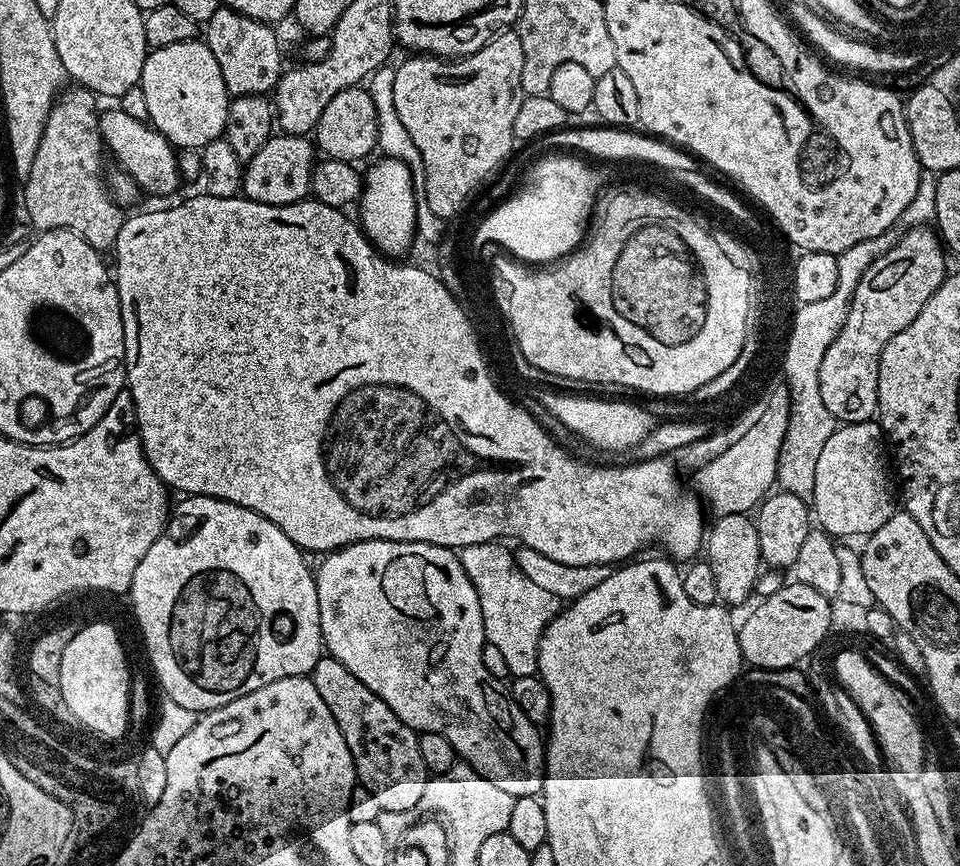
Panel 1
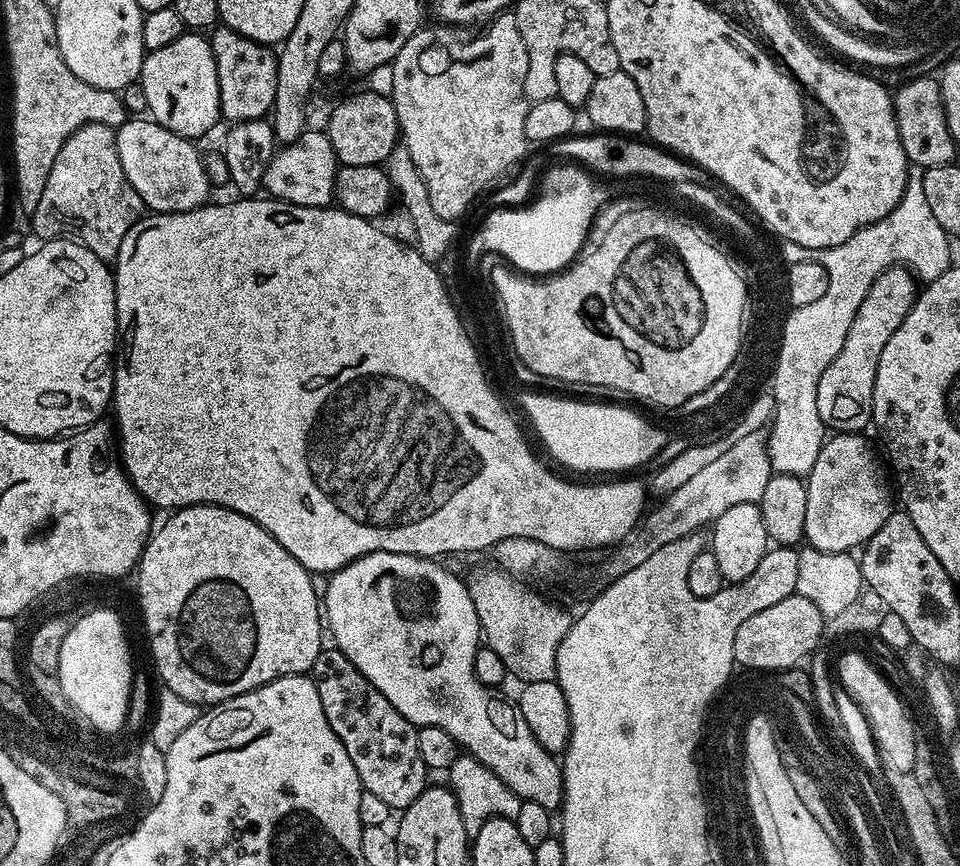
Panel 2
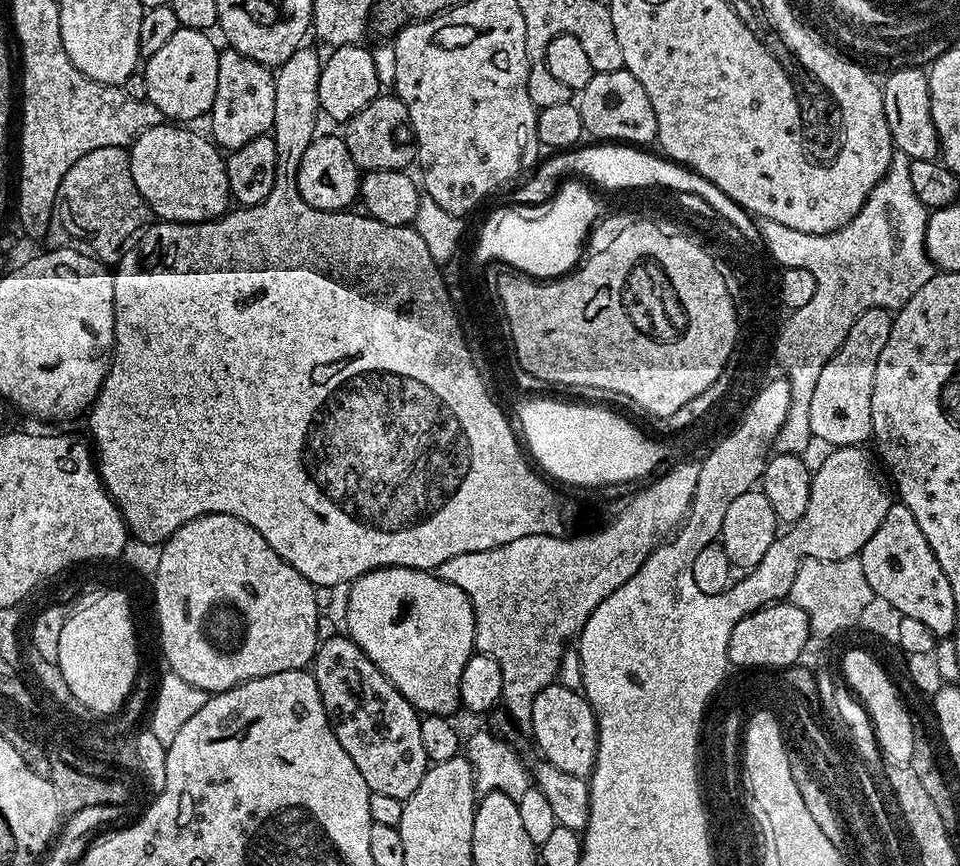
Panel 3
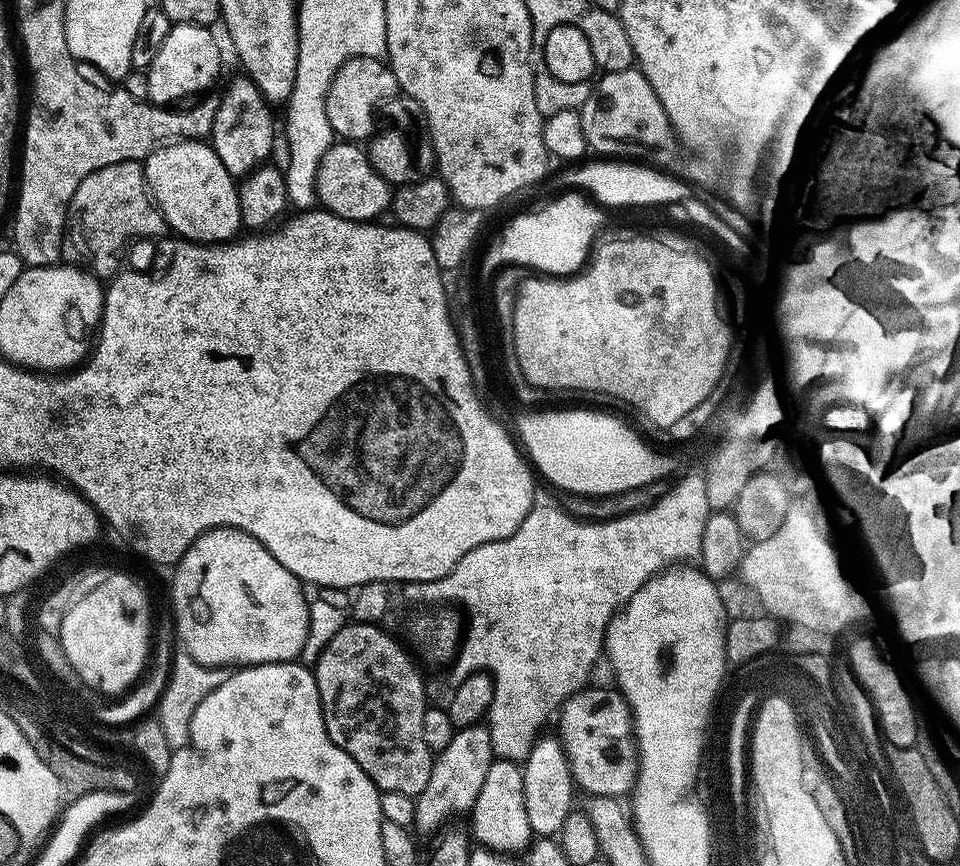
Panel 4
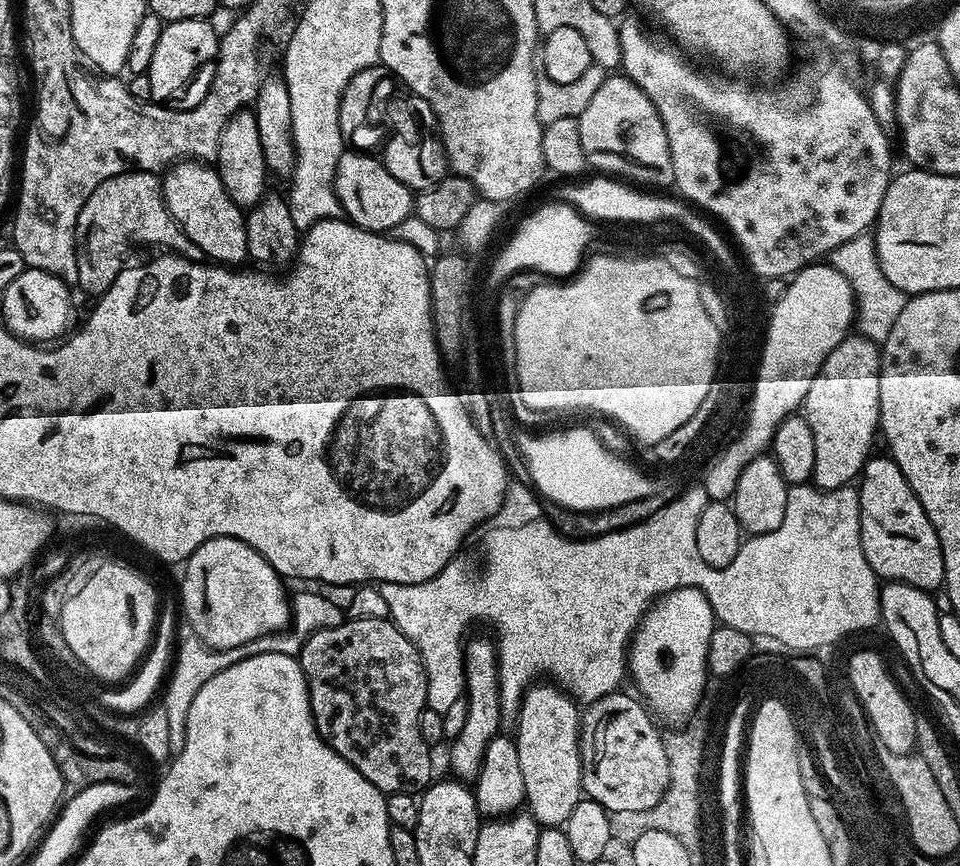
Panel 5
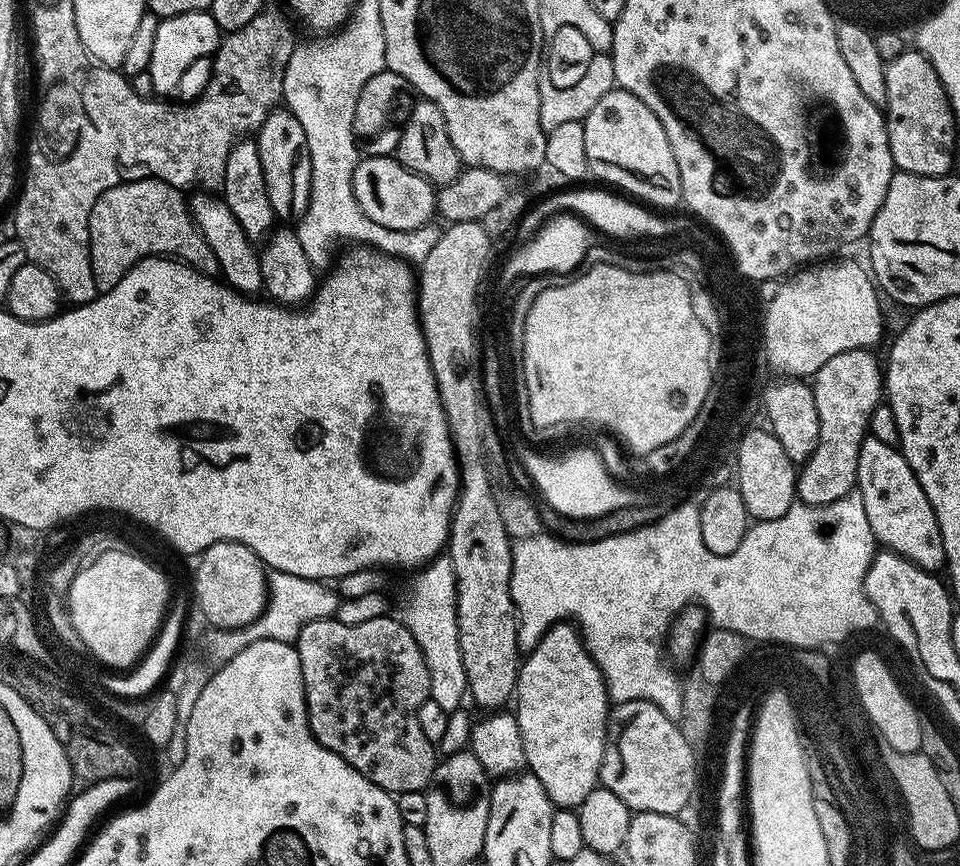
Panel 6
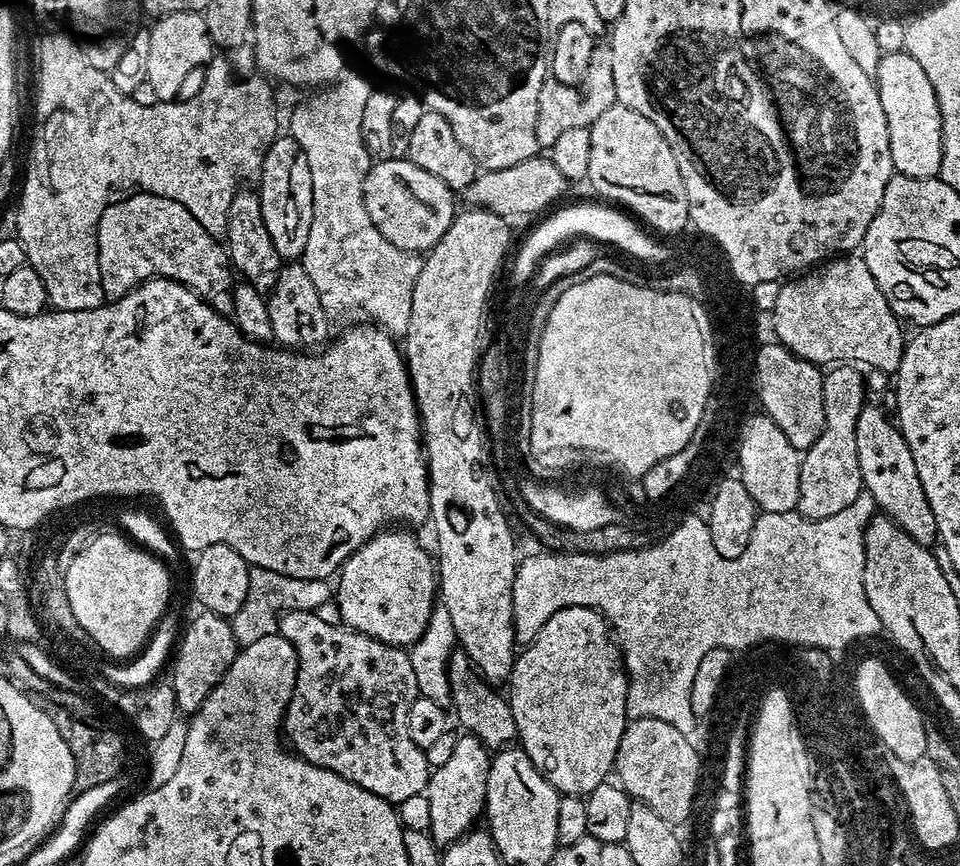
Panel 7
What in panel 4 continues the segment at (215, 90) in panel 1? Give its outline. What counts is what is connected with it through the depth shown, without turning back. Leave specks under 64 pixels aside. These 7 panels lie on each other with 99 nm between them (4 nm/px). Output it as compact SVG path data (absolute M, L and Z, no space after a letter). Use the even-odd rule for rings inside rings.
M173 24L170 34L166 34L166 42L158 49L154 62L146 70L150 82L150 94L148 100L157 106L176 106L179 100L187 96L199 97L207 93L208 88L220 76L220 44L212 37L211 27L203 28L197 24Z

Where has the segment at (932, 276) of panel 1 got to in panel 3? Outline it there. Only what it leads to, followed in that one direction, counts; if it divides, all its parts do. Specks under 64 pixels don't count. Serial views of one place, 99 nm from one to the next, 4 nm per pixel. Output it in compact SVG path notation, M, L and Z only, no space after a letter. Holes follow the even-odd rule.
M871 308L866 310L850 326L850 334L842 342L842 346L822 366L822 374L818 374L818 386L814 386L814 399L810 401L810 430L817 441L827 446L851 448L865 443L872 435L872 419L870 418L870 398L874 386L874 366L878 366L878 354L882 354L882 346L886 346L886 338L890 338L892 316L885 309Z

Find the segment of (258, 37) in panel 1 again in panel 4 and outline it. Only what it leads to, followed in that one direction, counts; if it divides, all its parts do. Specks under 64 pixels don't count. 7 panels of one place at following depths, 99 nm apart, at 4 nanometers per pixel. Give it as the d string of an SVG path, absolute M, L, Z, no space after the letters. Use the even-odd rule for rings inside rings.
M239 74L228 84L224 93L219 93L220 105L214 114L214 126L210 145L217 152L226 170L235 177L243 178L269 159L276 144L276 120L272 117L273 105L258 90L247 74Z

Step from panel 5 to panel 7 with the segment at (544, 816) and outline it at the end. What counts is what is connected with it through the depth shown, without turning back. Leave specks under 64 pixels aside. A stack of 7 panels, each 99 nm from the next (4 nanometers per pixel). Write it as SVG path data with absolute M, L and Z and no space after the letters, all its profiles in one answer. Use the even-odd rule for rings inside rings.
M586 606L558 610L536 637L519 649L507 688L506 699L514 714L519 747L557 792L587 798L613 775L618 742L630 719L626 710L628 673L602 613Z

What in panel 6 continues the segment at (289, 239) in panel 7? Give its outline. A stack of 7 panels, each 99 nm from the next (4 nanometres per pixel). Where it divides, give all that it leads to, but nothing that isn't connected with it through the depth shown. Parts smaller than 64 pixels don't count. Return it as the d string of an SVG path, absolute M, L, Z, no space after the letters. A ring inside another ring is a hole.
M277 106L266 122L254 133L258 158L262 162L262 178L266 178L266 198L270 198L272 215L280 222L295 222L304 215L310 200L310 146L306 146L306 130L287 107Z

